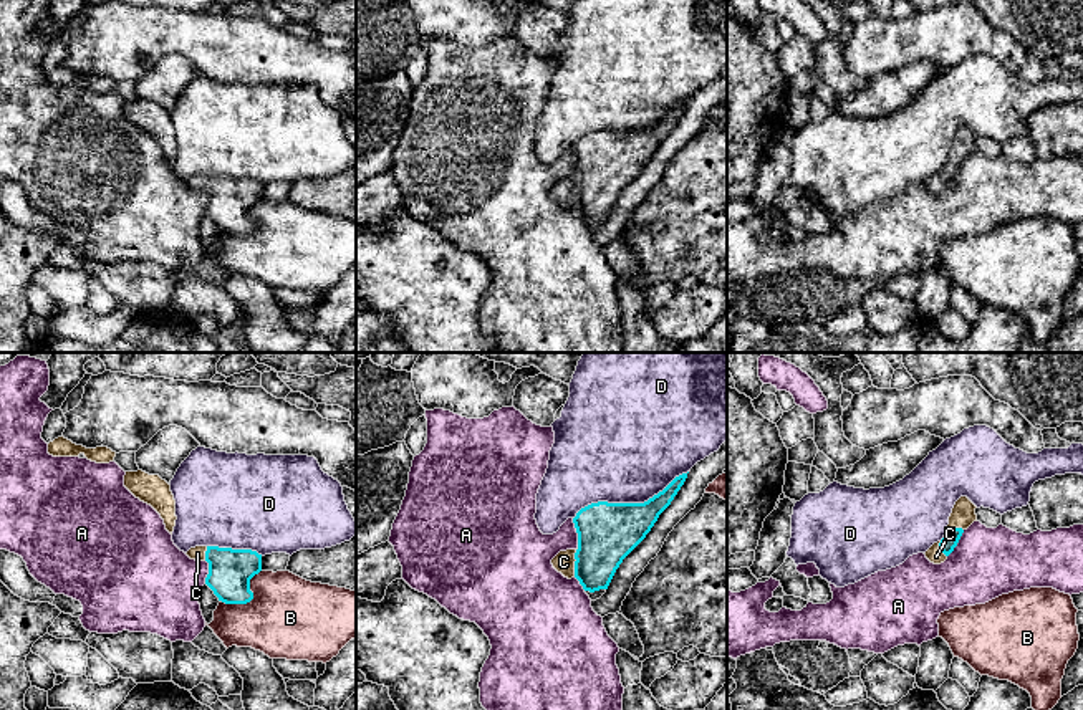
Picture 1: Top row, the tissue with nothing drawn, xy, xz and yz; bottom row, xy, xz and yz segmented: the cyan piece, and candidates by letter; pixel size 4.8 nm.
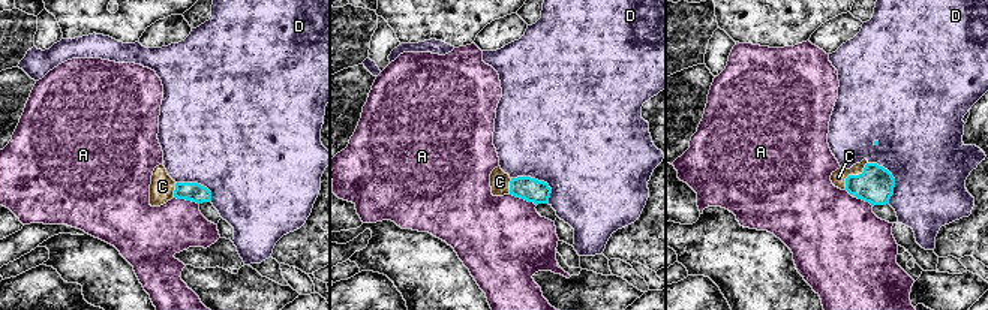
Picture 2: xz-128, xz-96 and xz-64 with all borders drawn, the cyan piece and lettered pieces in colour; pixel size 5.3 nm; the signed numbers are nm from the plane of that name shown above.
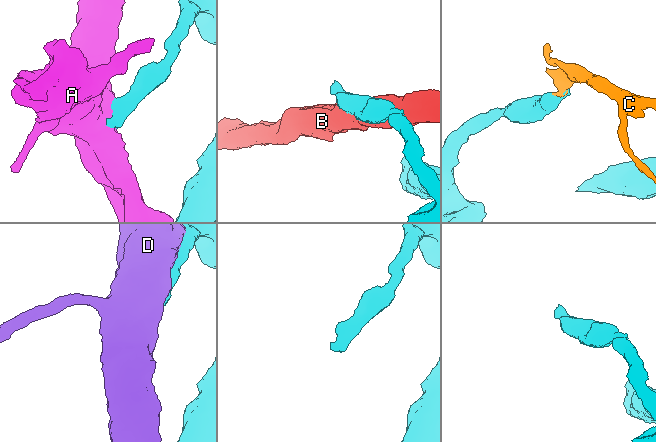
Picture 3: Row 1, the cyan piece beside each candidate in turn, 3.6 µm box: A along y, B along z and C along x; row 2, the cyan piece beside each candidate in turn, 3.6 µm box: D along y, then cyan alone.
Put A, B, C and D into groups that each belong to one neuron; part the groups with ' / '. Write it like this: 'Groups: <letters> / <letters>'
Groups: A / B / C / D

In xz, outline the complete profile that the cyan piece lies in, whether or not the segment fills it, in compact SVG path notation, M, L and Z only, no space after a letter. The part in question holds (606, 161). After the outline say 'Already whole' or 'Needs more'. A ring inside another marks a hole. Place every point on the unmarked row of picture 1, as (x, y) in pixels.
M687 103L676 106L644 132L598 131L581 137L573 147L578 177L560 180L553 197L576 207L585 220L608 218L623 189L646 167L686 108Z. Needs more

